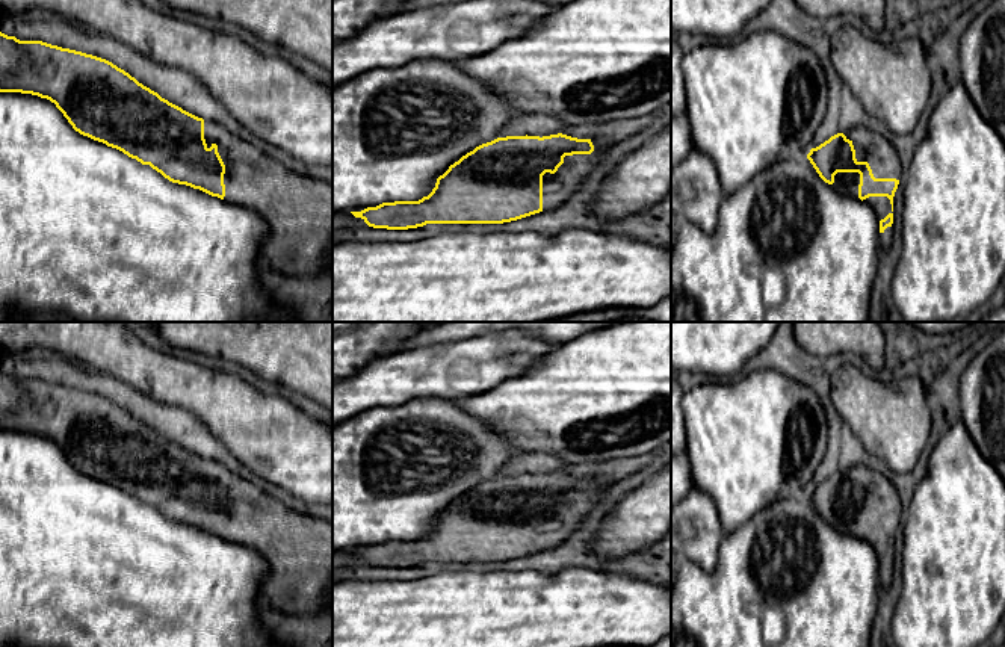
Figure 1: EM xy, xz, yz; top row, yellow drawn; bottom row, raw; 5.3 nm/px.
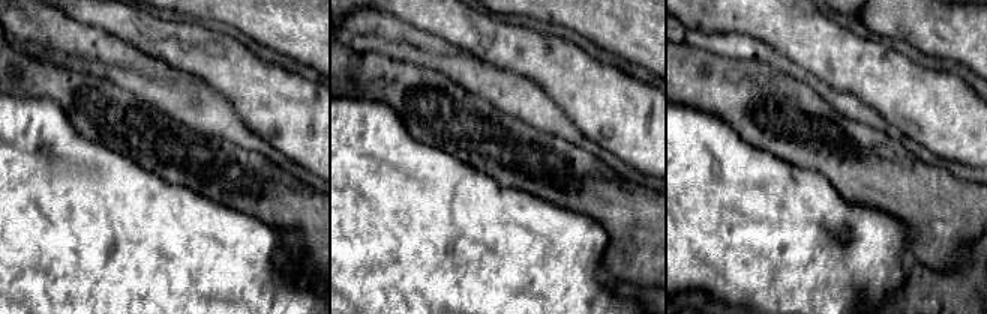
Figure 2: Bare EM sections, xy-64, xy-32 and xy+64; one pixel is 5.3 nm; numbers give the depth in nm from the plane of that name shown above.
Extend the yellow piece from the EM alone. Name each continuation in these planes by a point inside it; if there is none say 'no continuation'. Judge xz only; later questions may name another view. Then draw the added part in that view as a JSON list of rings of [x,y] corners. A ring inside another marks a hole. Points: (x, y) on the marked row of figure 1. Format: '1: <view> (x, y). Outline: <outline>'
1: xz (558, 188). Outline: [[[591,141],[594,151],[591,154],[565,156],[564,163],[555,174],[543,175],[543,212],[559,207],[568,201],[591,174],[594,165],[614,144],[598,144]]]

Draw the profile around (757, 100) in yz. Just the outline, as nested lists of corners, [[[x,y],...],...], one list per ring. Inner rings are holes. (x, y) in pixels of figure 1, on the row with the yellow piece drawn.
[[[756,30],[685,53],[682,68],[692,144],[713,160],[725,195],[771,165],[810,153],[828,107],[828,85],[824,65],[804,44],[774,30]]]

